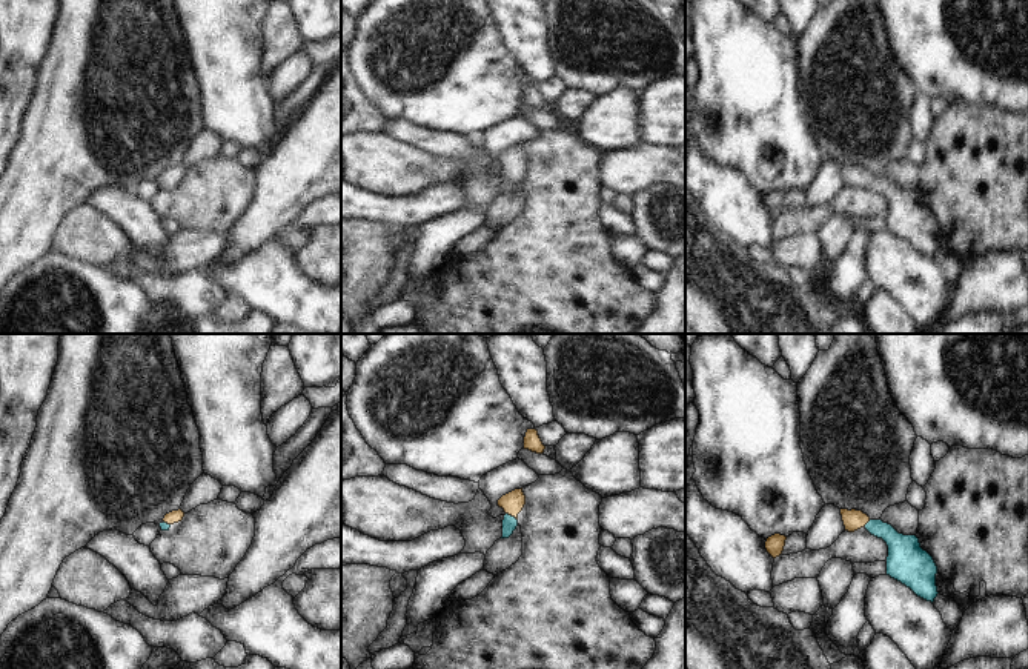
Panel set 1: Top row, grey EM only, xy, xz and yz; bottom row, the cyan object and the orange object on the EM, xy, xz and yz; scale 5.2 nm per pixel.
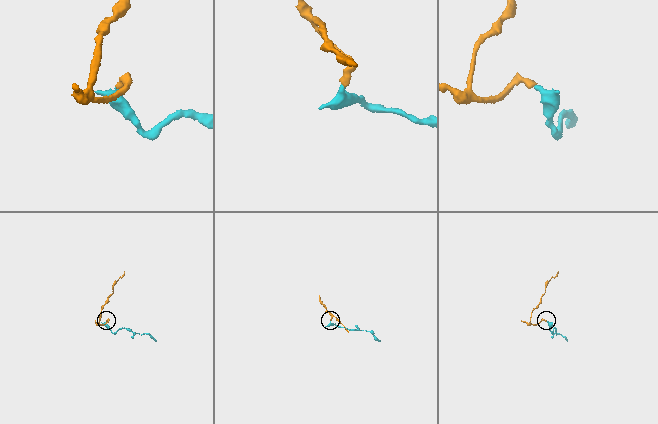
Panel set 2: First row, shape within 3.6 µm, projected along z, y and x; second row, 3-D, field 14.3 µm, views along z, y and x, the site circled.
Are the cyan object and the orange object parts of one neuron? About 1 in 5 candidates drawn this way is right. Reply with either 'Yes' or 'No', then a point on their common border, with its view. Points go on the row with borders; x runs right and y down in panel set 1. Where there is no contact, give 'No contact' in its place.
Yes. Touches cyan at xz (510, 515).

